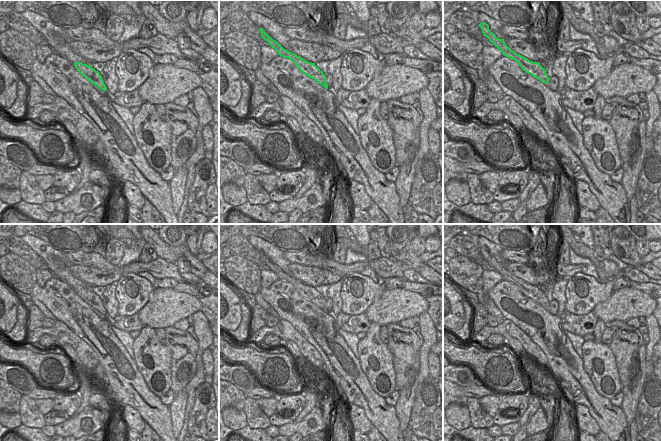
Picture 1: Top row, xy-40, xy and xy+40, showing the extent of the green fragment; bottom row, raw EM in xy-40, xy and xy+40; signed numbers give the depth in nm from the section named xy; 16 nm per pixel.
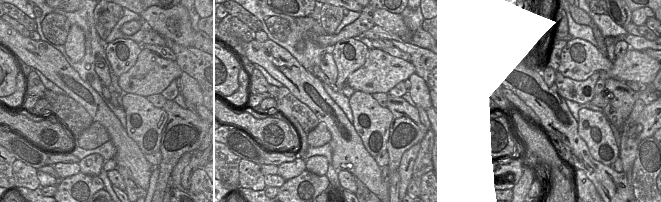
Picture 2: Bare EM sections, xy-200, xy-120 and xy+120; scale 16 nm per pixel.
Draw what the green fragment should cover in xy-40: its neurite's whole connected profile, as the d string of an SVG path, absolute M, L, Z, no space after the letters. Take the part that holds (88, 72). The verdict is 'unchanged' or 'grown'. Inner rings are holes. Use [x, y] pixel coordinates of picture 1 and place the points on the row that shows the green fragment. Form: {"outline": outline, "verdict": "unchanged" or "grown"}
{"outline": "M81 62L74 63L74 66L77 69L77 71L92 84L94 84L104 92L107 90L107 87L102 79L102 76L94 68Z", "verdict": "unchanged"}

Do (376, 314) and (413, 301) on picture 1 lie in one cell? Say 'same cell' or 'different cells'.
same cell

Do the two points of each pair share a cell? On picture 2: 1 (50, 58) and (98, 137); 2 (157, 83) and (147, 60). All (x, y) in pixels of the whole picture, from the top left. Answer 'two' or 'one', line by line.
1: two
2: one

